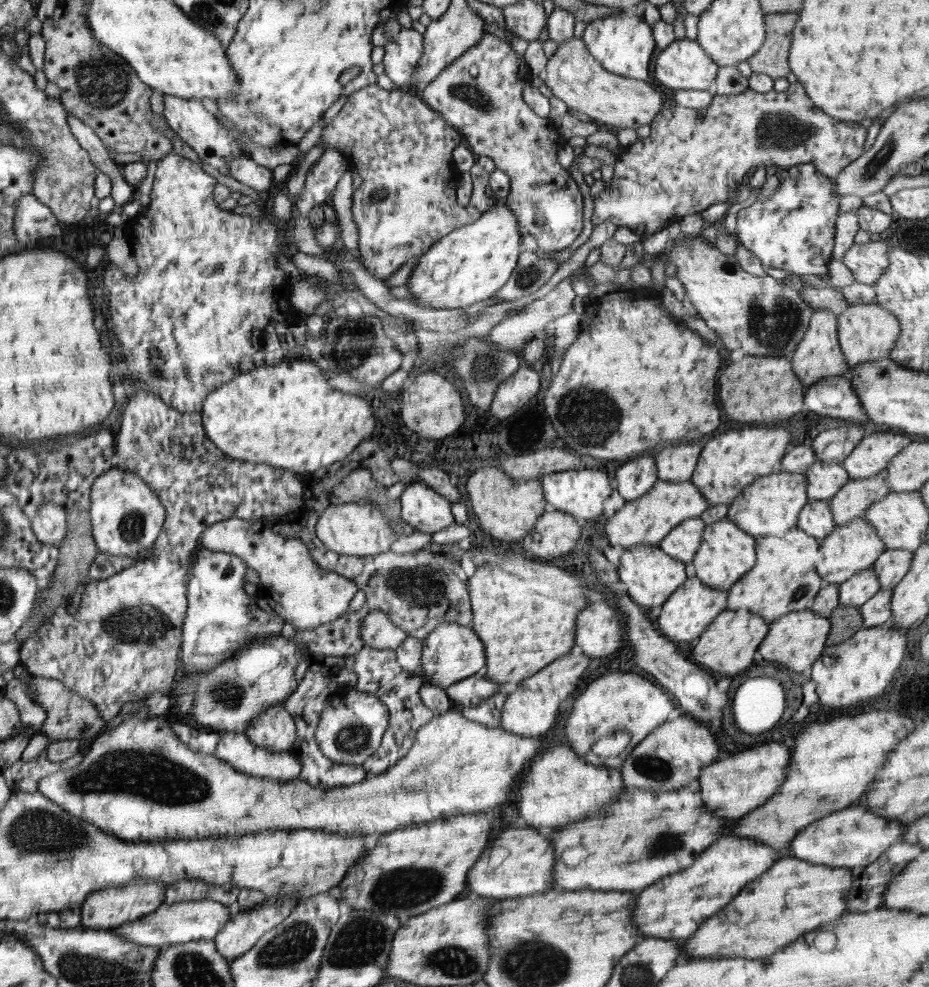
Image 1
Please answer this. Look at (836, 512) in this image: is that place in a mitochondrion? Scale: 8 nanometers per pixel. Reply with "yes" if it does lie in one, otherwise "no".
no

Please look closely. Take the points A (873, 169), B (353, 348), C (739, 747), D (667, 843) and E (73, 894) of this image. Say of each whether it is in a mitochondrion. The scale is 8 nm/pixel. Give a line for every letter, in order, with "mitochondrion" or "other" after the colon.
A: mitochondrion
B: mitochondrion
C: other
D: mitochondrion
E: other

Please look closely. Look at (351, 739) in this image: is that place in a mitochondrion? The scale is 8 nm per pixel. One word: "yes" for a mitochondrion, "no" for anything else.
yes

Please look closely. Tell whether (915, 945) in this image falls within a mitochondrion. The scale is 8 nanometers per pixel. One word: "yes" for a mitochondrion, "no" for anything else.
no

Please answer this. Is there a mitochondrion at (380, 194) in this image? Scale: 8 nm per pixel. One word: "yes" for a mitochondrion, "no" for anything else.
yes

